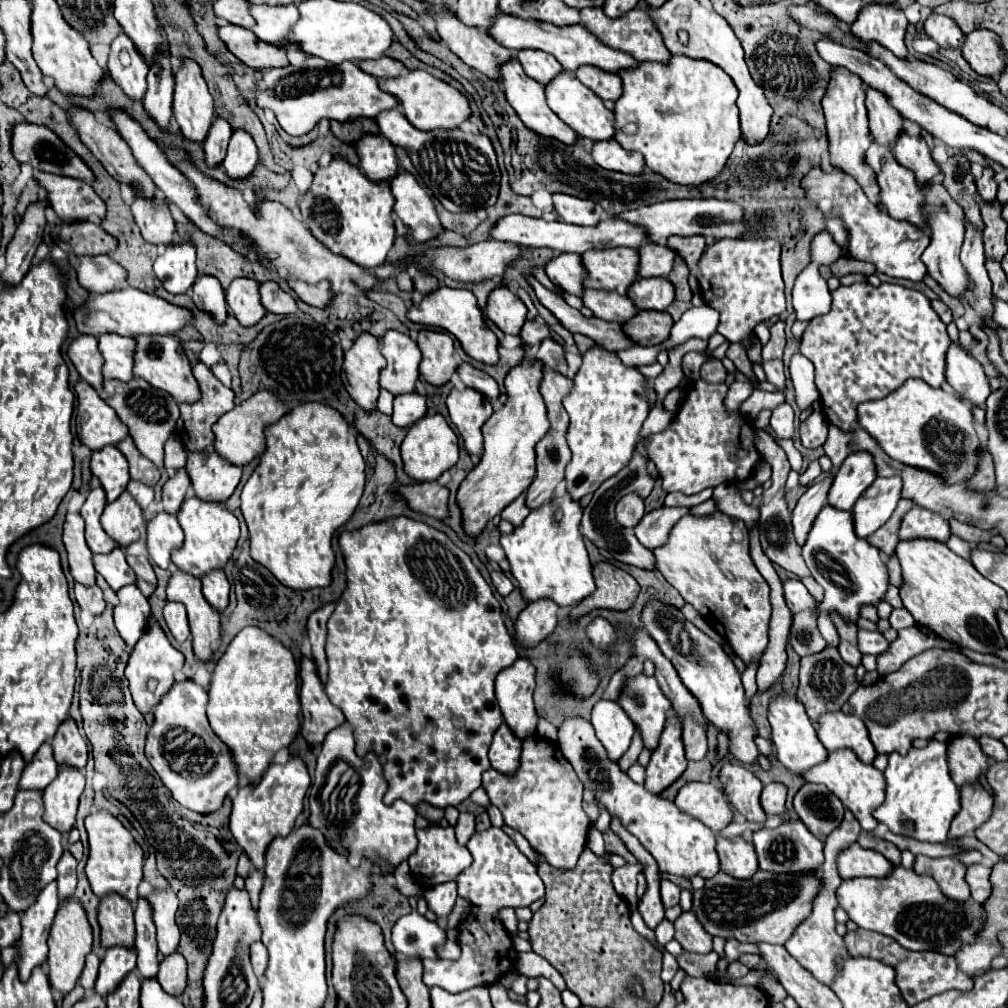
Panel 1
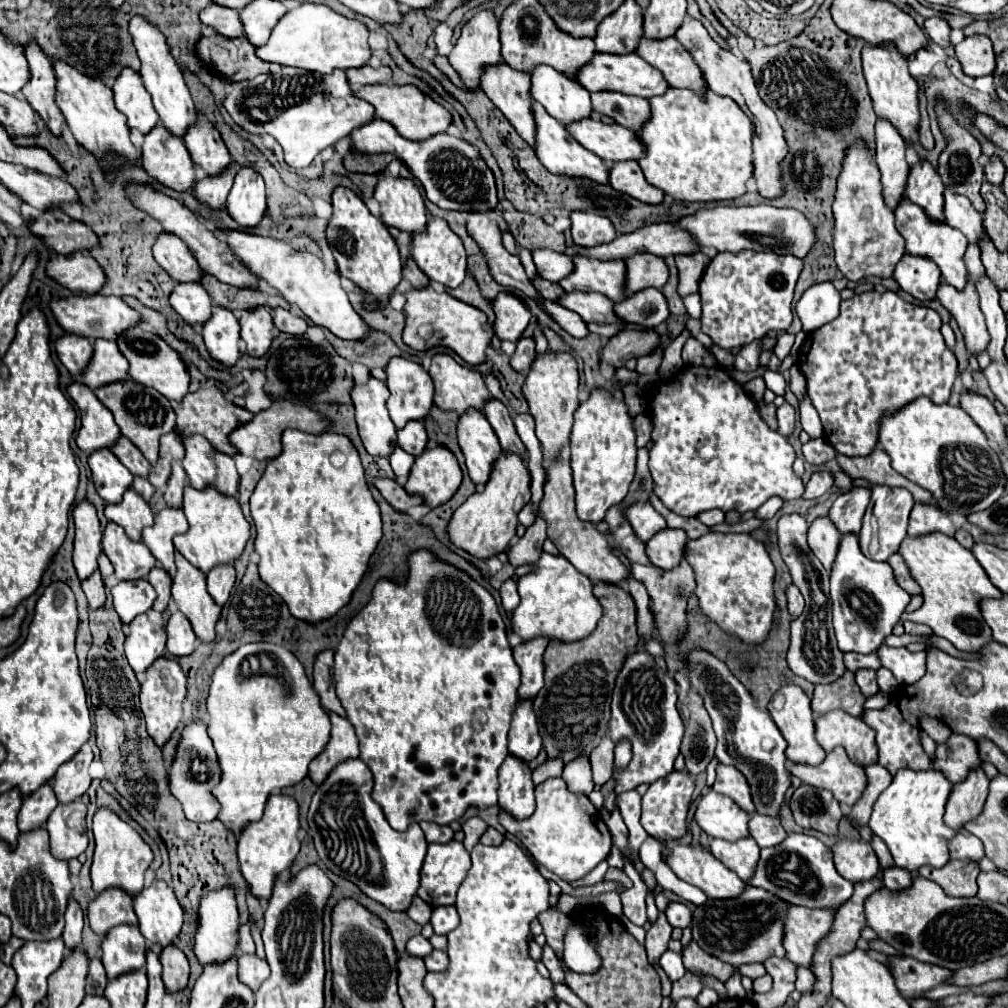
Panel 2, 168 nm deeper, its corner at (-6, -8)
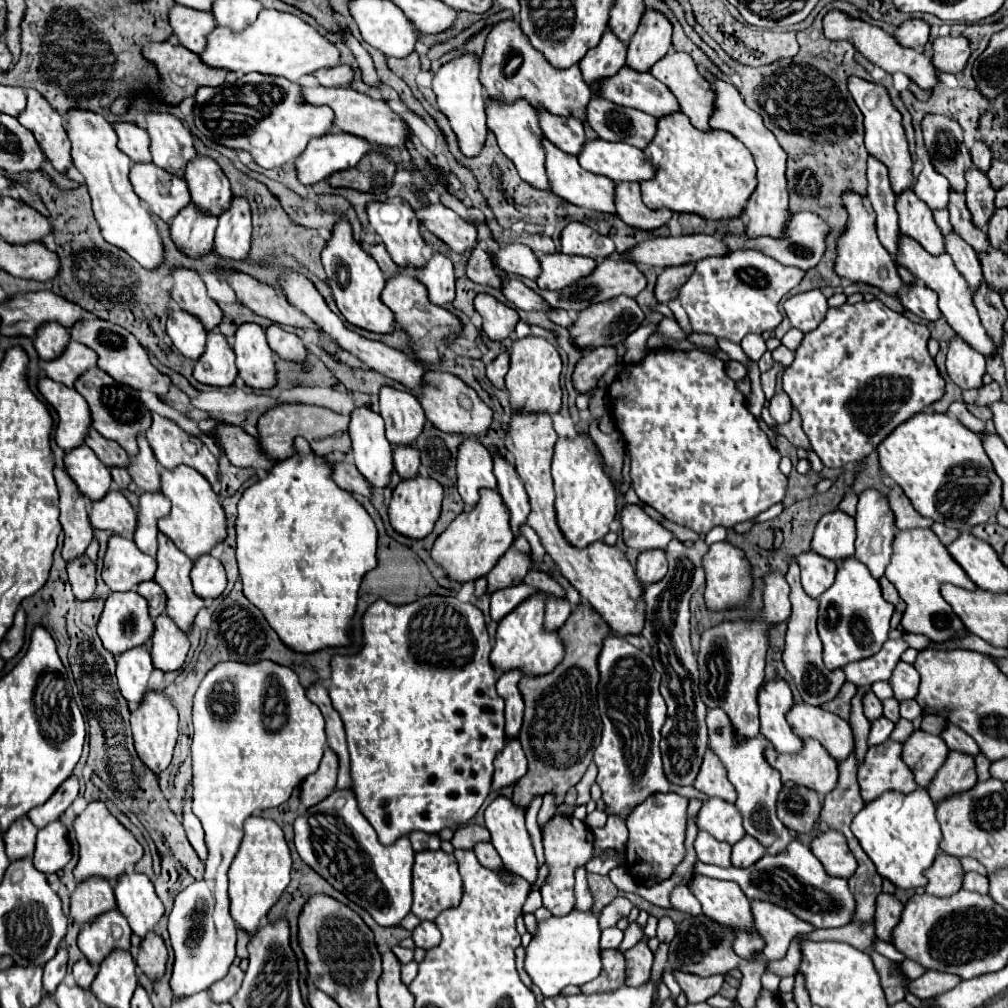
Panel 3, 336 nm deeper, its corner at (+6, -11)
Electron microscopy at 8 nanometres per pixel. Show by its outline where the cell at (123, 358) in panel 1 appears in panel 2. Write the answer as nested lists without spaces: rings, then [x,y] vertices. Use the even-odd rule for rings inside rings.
[[[95,340],[93,344],[93,358],[89,366],[81,372],[81,382],[91,390],[105,386],[115,380],[127,378],[129,362],[119,352],[115,342],[109,340]]]

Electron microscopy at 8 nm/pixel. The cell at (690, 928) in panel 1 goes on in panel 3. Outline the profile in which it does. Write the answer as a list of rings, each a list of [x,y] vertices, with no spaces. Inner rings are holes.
[[[673,971],[675,981],[679,983],[679,987],[683,989],[683,993],[687,995],[689,1001],[705,1001],[711,995],[715,995],[725,977],[723,975],[711,975],[711,977],[699,977],[693,973],[683,973],[683,971]]]

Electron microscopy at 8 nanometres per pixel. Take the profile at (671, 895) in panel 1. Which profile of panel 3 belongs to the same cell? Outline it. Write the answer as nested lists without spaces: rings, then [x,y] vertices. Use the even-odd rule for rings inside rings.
[[[661,917],[659,919],[659,927],[657,927],[657,939],[663,943],[663,941],[671,941],[675,937],[675,923],[671,917]]]

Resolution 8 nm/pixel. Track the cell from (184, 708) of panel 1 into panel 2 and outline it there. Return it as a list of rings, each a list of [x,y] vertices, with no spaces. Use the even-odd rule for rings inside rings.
[[[197,722],[197,724],[189,724],[183,730],[183,740],[177,748],[177,758],[171,766],[171,792],[173,796],[183,804],[185,816],[191,822],[213,822],[219,814],[219,802],[215,800],[215,796],[209,792],[213,786],[219,784],[221,780],[221,770],[219,770],[219,762],[217,762],[217,754],[213,750],[213,744],[209,740],[207,734],[207,726]]]

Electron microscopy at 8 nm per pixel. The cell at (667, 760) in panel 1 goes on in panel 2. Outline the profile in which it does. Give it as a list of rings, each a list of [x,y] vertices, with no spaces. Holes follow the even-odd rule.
[[[671,772],[669,776],[653,782],[643,796],[643,812],[641,812],[641,826],[649,836],[655,840],[681,840],[687,834],[687,812],[691,806],[691,796],[695,790],[695,782],[691,780],[689,772]]]

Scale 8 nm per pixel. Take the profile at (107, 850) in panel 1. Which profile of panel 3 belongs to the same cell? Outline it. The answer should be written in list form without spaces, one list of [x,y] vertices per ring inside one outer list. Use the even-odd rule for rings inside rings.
[[[101,801],[89,803],[89,807],[77,815],[73,821],[75,837],[79,841],[79,863],[73,871],[75,881],[81,883],[89,877],[103,877],[107,881],[117,881],[123,877],[129,869],[135,867],[135,863],[143,857],[143,847],[137,843],[137,839],[127,831],[105,807]]]

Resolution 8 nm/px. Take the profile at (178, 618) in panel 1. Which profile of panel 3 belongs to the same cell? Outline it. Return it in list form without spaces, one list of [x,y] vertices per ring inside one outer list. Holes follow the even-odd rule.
[[[165,613],[155,619],[155,631],[153,631],[153,647],[151,657],[153,665],[161,671],[177,671],[185,663],[187,651],[189,651],[189,639],[177,625],[173,625],[173,619]]]

